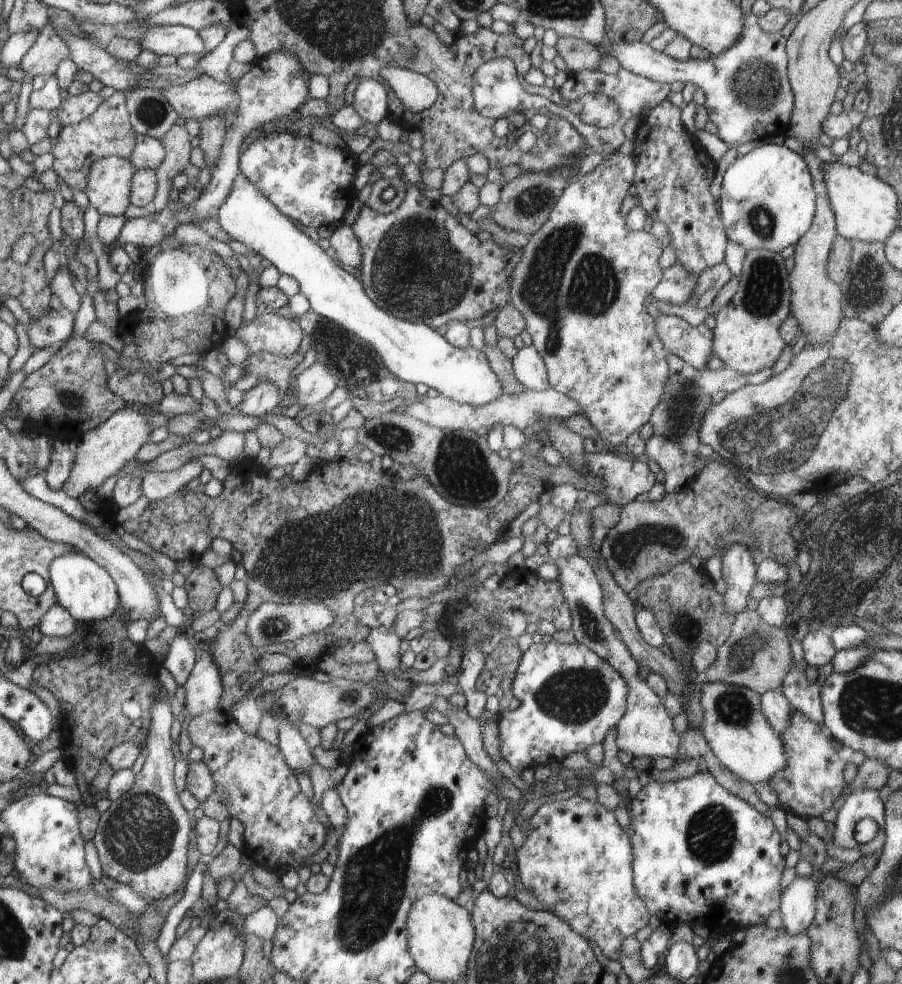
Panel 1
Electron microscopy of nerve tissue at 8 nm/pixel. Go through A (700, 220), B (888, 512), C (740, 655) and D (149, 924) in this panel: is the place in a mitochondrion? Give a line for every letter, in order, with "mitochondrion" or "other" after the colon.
A: other
B: mitochondrion
C: mitochondrion
D: mitochondrion

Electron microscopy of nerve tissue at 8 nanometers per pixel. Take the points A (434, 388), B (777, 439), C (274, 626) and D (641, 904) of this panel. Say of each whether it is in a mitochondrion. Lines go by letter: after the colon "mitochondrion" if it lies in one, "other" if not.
A: other
B: mitochondrion
C: mitochondrion
D: other

